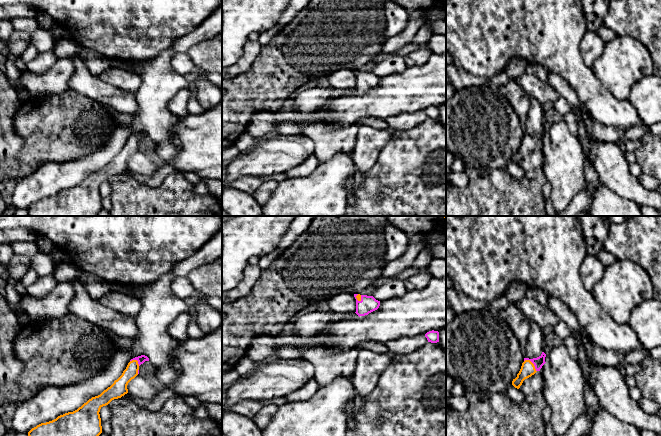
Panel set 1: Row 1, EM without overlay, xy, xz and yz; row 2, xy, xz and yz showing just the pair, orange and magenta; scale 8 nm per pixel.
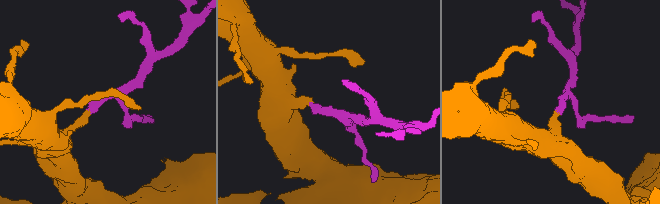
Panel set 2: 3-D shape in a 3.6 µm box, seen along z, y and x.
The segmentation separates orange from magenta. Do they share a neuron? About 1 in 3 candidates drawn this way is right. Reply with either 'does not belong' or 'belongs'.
belongs

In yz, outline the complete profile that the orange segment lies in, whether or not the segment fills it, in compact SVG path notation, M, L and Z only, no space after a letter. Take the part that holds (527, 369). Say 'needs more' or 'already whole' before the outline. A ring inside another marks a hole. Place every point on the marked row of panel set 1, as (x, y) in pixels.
needs more | M542 352L542 354L537 358L524 358L521 369L517 374L517 377L513 379L512 385L519 389L525 379L534 375L537 371L540 371L542 366L546 363L545 357L546 354Z

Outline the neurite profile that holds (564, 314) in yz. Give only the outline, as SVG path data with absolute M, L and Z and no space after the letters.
M549 296L547 306L555 313L560 321L570 329L571 335L577 334L582 326L573 312L559 299Z

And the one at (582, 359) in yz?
M579 347L579 358L578 358L578 361L579 361L580 365L581 365L582 372L587 372L588 370L590 370L589 364L587 362L586 352L581 347Z

